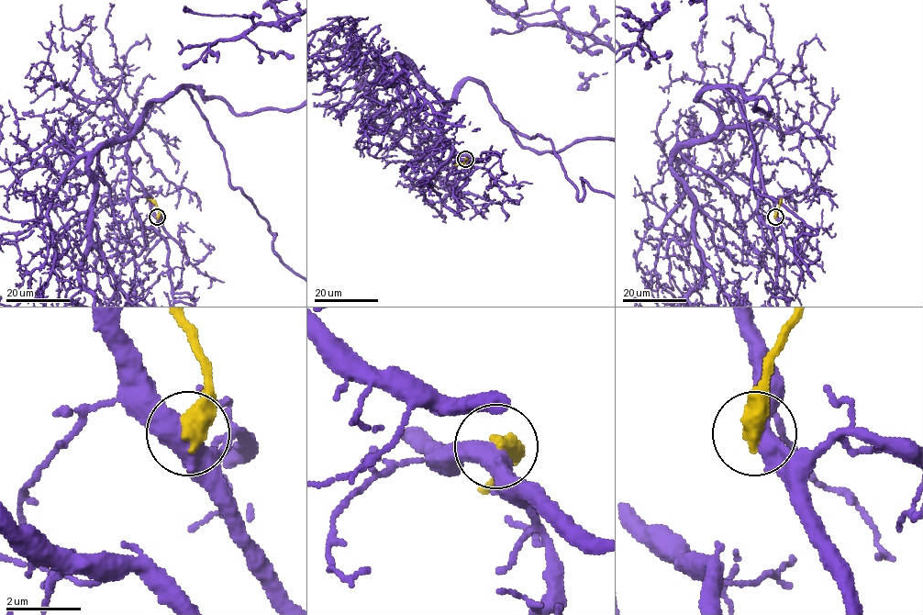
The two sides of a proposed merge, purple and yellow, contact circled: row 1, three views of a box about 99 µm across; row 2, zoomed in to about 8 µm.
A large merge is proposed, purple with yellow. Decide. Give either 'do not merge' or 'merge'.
do not merge

